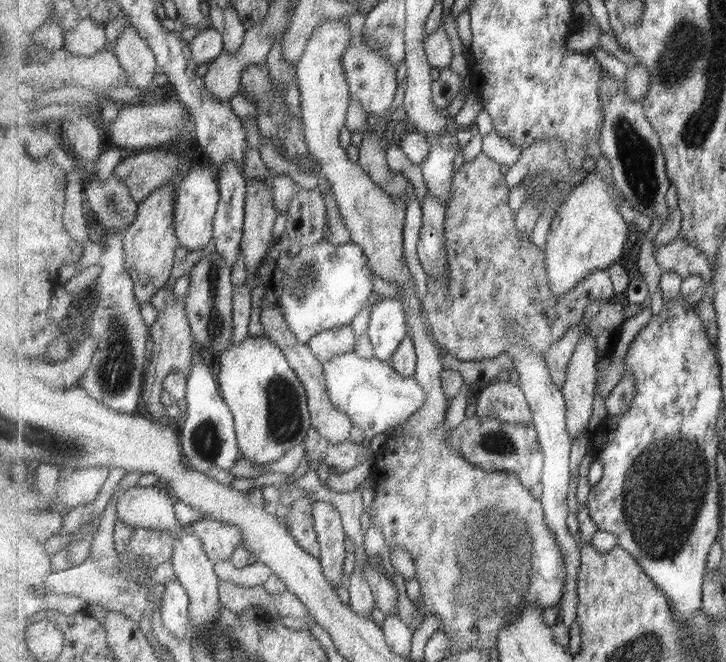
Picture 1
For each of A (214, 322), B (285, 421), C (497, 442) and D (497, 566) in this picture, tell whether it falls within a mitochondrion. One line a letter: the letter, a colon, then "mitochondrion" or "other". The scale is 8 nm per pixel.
A: mitochondrion
B: mitochondrion
C: mitochondrion
D: mitochondrion

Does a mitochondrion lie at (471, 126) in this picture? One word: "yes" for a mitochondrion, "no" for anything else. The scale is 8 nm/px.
no

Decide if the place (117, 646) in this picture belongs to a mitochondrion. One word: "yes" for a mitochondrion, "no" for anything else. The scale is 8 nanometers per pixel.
no

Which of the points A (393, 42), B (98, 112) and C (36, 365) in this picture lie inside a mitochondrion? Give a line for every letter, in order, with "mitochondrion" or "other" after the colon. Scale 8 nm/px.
A: other
B: other
C: other

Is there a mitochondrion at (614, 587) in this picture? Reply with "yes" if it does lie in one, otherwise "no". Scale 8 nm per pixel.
no

